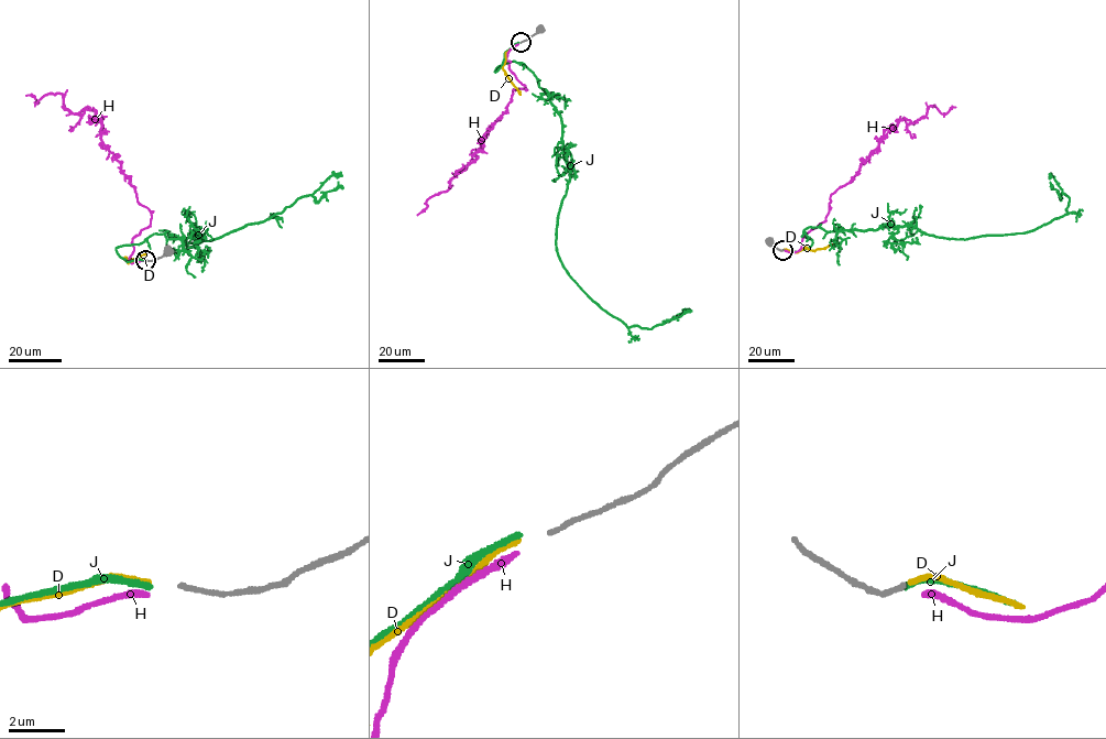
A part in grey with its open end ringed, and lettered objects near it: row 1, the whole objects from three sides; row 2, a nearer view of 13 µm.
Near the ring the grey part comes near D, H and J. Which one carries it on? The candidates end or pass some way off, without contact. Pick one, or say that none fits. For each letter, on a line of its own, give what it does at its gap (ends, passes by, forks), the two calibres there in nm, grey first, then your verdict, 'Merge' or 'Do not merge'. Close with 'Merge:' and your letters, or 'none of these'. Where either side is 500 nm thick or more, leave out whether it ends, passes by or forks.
D: It ends there. Thickness 170 nm (grey) against 190 nm. Merge
H: It ends there. Thickness 170 nm (grey) against 240 nm. Do not merge
J: It ends there. Thickness 170 nm (grey) against 200 nm. Do not merge
Merge: D

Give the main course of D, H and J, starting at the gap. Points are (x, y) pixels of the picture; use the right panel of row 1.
D: (784, 250), (798, 252), (806, 247), (816, 250), (835, 243)
H: (785, 250), (798, 251), (825, 220), (831, 195), (884, 132), (931, 105), (955, 107)
J: (784, 250), (808, 248), (808, 227), (1024, 234), (1068, 214), (1069, 198), (1051, 187)

